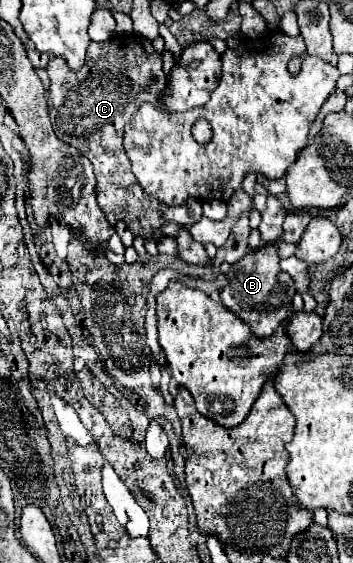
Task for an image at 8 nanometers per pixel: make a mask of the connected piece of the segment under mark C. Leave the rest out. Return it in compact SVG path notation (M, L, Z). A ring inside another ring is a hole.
M116 35L104 45L92 43L86 53L86 63L78 73L72 73L60 57L52 57L46 71L50 77L46 99L52 129L62 143L74 143L80 153L92 161L98 181L98 205L102 207L106 221L110 225L124 221L134 235L142 235L144 239L152 233L152 229L160 229L166 221L192 227L202 217L202 203L190 199L190 207L170 207L144 193L130 171L130 161L122 147L122 129L140 103L149 102L158 110L169 113L161 102L166 86L162 57L154 51L152 43L138 35Z

